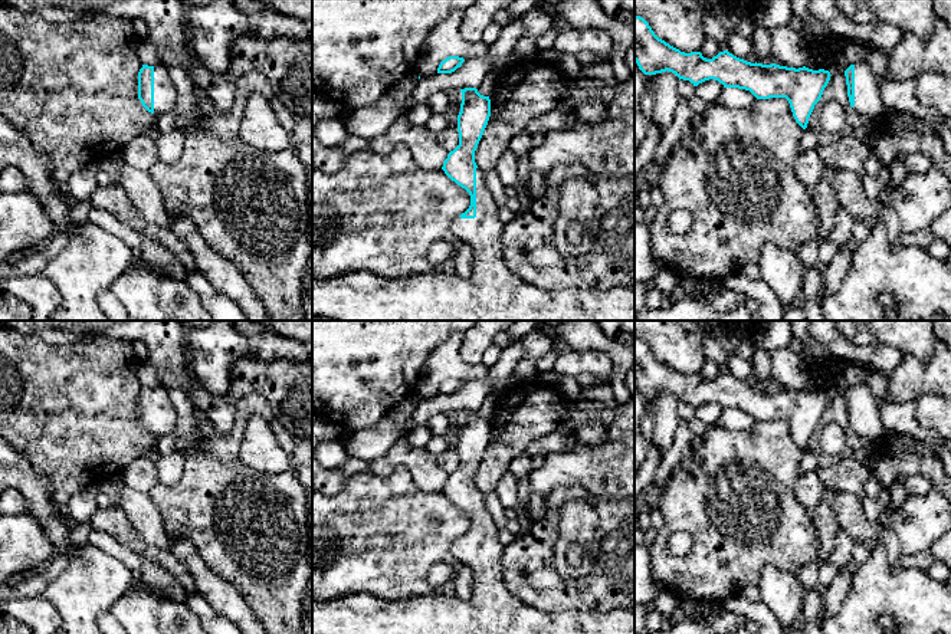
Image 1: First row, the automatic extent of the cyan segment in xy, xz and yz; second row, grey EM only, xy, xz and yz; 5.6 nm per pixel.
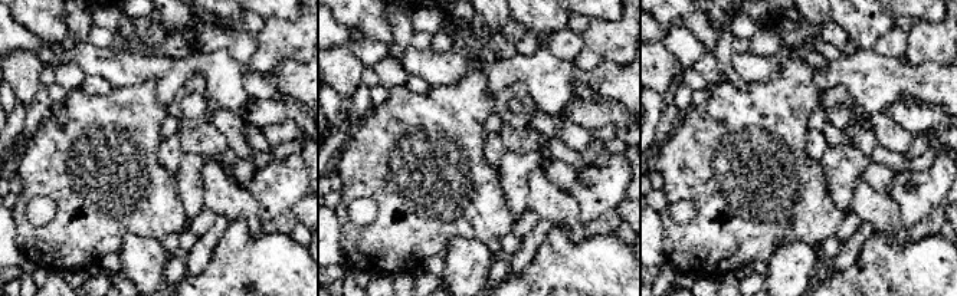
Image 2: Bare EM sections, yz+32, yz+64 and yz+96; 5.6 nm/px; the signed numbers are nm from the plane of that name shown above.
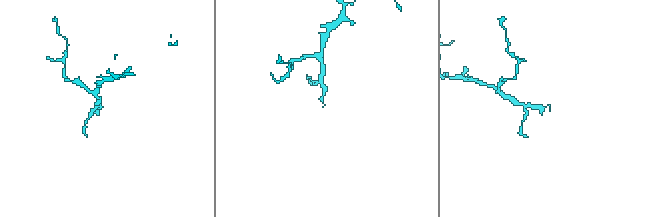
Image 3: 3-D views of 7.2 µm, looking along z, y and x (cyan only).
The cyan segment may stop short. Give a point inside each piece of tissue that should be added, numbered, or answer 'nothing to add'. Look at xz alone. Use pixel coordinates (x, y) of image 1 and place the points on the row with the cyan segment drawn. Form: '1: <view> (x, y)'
1: xz (494, 292)

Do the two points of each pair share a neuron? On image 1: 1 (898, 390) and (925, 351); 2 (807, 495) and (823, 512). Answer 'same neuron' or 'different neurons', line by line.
1: different neurons
2: different neurons

